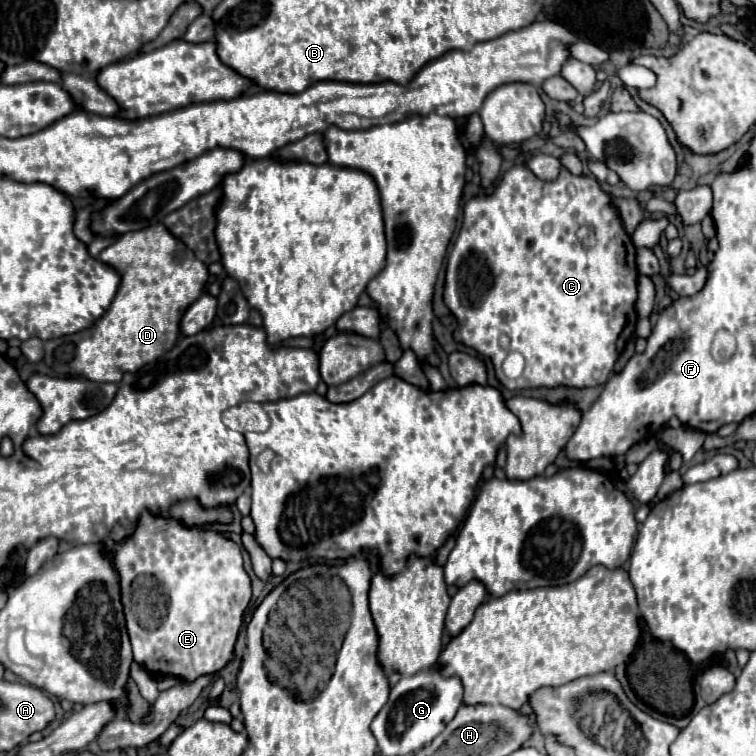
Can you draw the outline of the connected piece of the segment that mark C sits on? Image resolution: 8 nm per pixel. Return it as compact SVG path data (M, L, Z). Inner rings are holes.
M515 165L497 183L497 189L491 191L491 195L477 195L465 203L463 209L463 225L459 231L457 241L453 243L453 249L447 259L447 275L445 275L445 291L443 291L443 301L457 319L457 329L453 333L453 339L465 347L475 349L479 355L489 357L491 363L495 365L495 375L499 383L511 391L519 389L555 389L559 385L563 387L597 387L601 383L607 383L609 375L613 373L615 361L621 355L621 349L625 349L625 341L633 337L635 325L637 325L637 313L635 313L635 303L637 303L637 263L635 263L635 245L631 237L627 235L623 227L623 219L619 213L619 207L613 201L613 195L603 191L597 179L587 177L587 175L571 175L565 167L561 167L559 177L555 181L539 181L527 167ZM581 225L591 225L595 229L597 237L597 247L581 251L581 243L575 237L575 231ZM509 351L519 351L525 357L525 371L519 379L507 379L505 373L501 371L501 363L507 357Z

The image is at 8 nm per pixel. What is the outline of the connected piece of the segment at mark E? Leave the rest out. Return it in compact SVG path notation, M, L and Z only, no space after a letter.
M143 513L129 537L111 543L111 547L101 547L101 551L111 557L111 563L119 573L121 601L133 659L145 667L151 677L161 679L165 675L175 675L193 681L199 675L221 671L233 659L233 645L243 621L243 611L251 599L251 583L243 569L241 547L235 541L207 529L205 525L187 527L173 517Z

